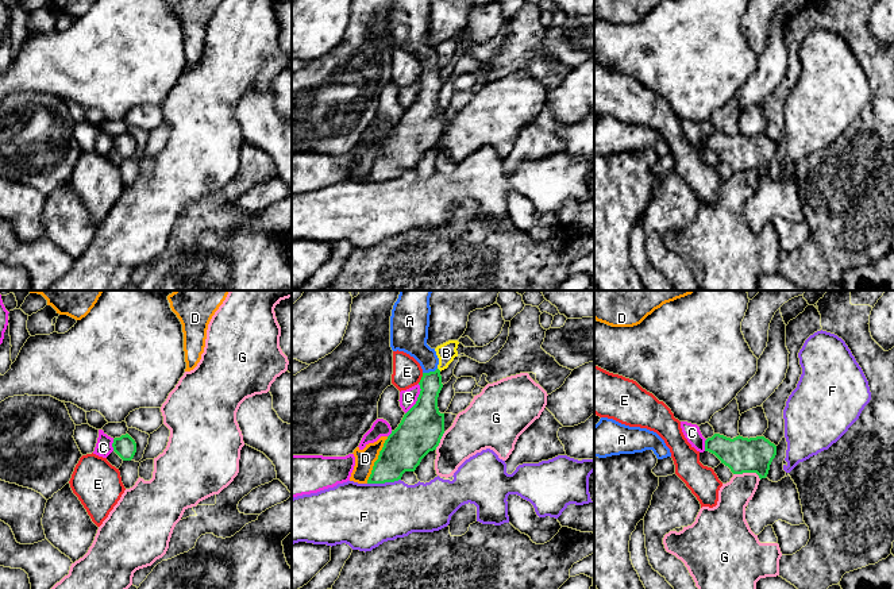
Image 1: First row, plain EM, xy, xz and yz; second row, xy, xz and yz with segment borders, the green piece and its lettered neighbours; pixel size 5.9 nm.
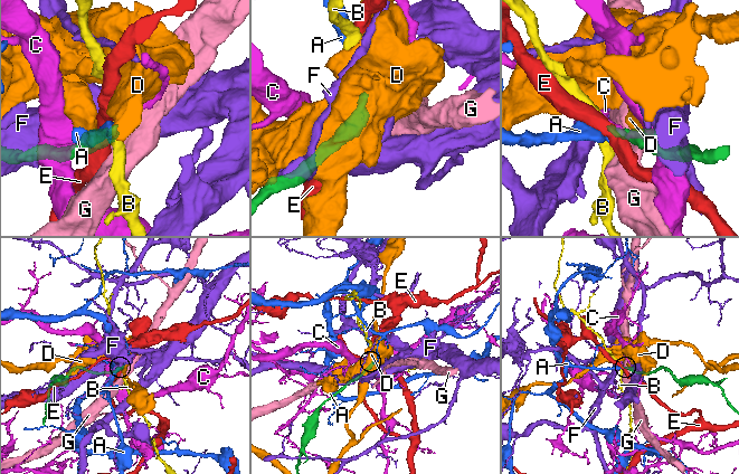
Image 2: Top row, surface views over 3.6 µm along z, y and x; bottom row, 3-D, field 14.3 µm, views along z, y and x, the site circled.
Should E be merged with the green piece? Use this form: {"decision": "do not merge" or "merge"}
{"decision": "do not merge"}

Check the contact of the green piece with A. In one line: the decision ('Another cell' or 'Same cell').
Same cell

